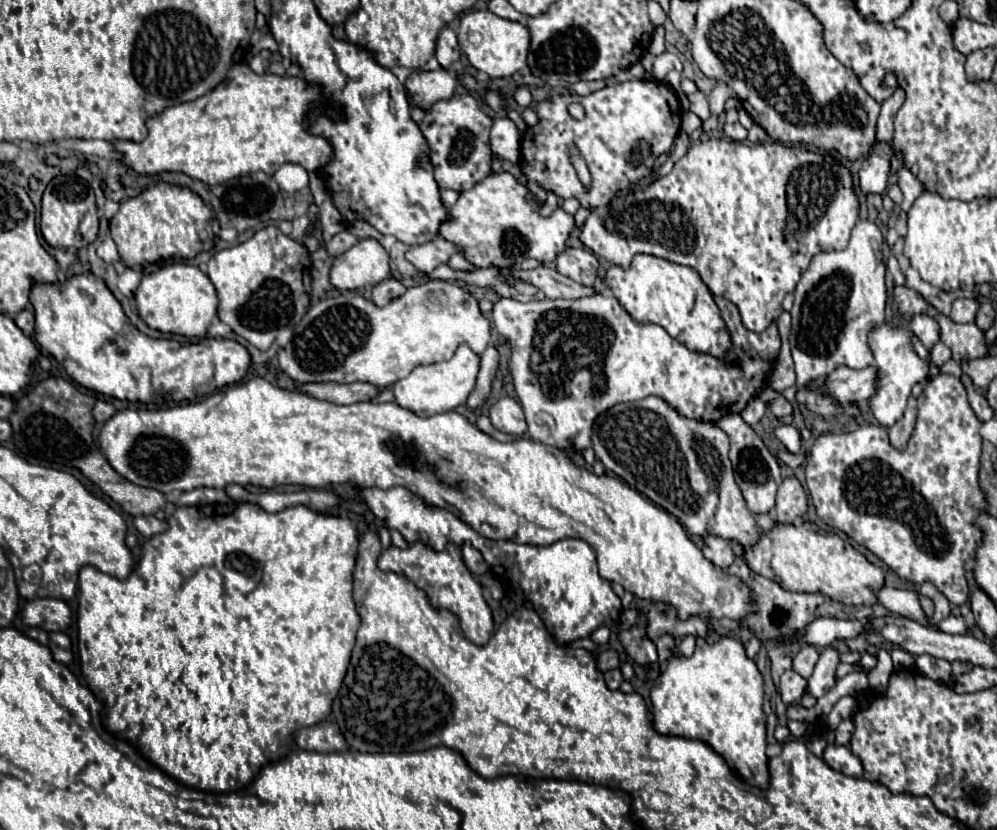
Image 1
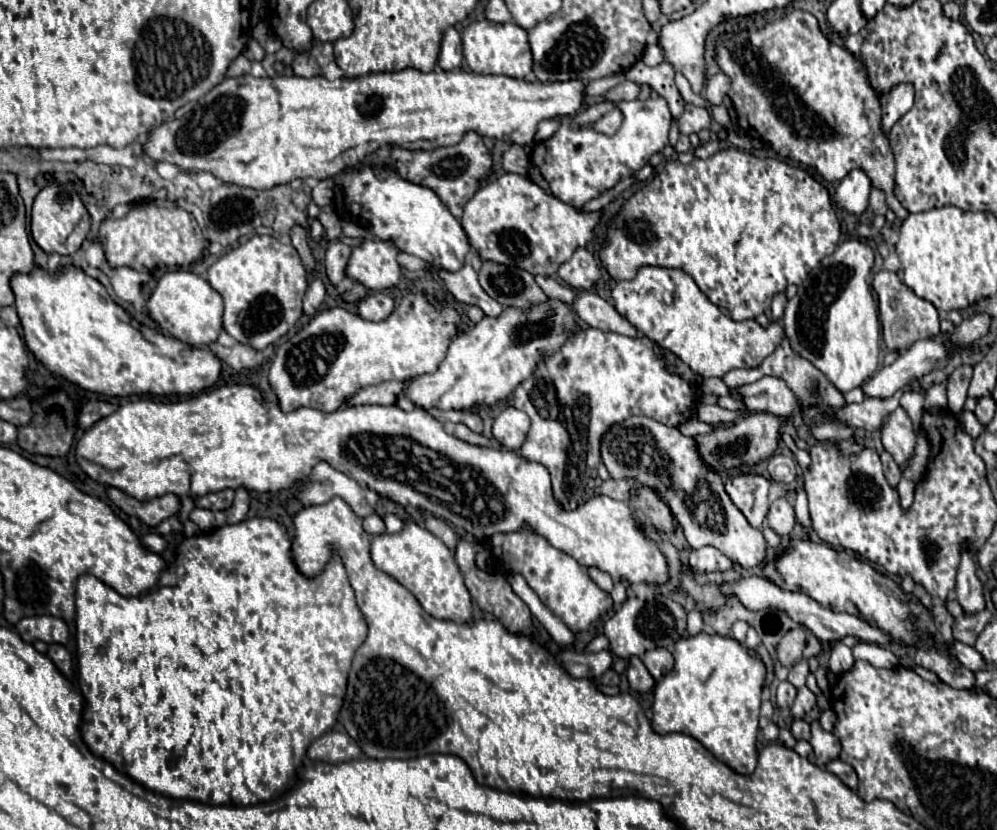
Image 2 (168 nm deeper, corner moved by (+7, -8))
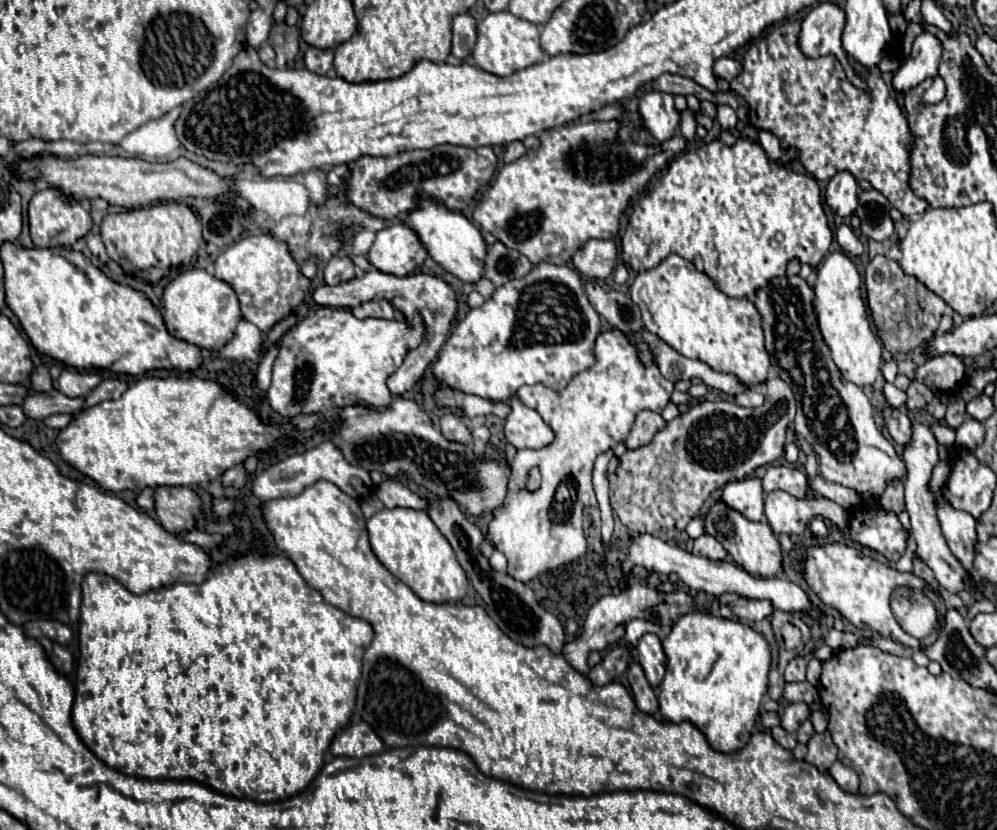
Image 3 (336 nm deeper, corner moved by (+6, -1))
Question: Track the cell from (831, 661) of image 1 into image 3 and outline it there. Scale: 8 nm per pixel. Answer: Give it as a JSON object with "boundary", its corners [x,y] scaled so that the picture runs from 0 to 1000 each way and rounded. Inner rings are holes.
{"boundary":[[[791,848],[783,863],[783,877],[787,877],[791,884],[797,884],[799,877],[803,875],[803,870],[807,870],[811,865],[813,855],[809,848]]]}

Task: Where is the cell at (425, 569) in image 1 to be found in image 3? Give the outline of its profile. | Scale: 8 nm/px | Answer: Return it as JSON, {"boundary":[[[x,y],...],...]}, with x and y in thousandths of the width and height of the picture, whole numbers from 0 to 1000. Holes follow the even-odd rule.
{"boundary":[[[384,612],[368,627],[368,641],[380,677],[406,701],[422,723],[458,725],[468,716],[466,687],[460,682],[454,660],[428,617],[414,612]]]}

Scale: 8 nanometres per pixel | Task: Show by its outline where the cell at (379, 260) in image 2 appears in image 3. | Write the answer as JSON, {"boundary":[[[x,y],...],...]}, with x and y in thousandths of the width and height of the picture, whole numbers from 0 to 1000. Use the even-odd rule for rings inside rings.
{"boundary":[[[396,267],[378,280],[370,301],[370,316],[388,330],[408,333],[424,320],[428,301],[416,277],[406,267]]]}

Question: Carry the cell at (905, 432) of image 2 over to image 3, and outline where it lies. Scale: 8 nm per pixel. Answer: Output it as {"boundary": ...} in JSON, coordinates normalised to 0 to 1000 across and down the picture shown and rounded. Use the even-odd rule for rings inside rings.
{"boundary":[[[916,511],[916,533],[912,540],[906,542],[906,557],[910,561],[910,576],[908,576],[908,607],[910,607],[910,619],[914,624],[914,639],[918,643],[918,651],[920,651],[920,670],[936,687],[940,701],[950,708],[952,713],[956,716],[962,716],[966,711],[972,711],[972,708],[978,708],[978,711],[984,711],[984,701],[980,701],[976,696],[976,692],[972,692],[964,677],[954,667],[946,643],[944,643],[944,636],[942,636],[942,627],[940,627],[940,614],[938,614],[938,598],[932,588],[932,576],[934,576],[934,566],[938,564],[938,559],[942,557],[942,549],[940,549],[940,540],[942,540],[942,533],[940,528],[936,525],[936,520],[932,518],[932,513],[926,513],[926,511]]]}

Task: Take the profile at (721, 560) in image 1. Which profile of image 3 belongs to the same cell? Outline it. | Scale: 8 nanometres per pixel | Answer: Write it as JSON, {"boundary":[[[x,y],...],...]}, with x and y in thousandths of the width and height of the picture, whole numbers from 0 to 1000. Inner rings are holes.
{"boundary":[[[705,643],[697,651],[695,667],[701,667],[701,670],[713,672],[713,675],[727,675],[729,672],[729,663],[711,643]]]}

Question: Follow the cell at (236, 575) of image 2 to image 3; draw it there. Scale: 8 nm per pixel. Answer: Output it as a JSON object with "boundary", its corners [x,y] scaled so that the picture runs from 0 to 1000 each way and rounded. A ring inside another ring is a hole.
{"boundary":[[[250,665],[248,670],[240,670],[236,675],[230,675],[228,680],[216,682],[208,699],[204,704],[174,704],[170,708],[161,708],[161,711],[151,711],[145,713],[141,718],[135,716],[127,716],[125,706],[119,704],[115,696],[107,694],[107,692],[87,692],[83,699],[83,725],[81,725],[81,745],[79,745],[79,802],[77,802],[77,822],[75,822],[75,846],[73,846],[73,875],[77,880],[77,884],[81,887],[81,892],[85,894],[85,899],[95,906],[95,911],[99,916],[103,916],[107,923],[129,933],[129,935],[137,935],[137,937],[149,937],[149,940],[196,940],[200,945],[206,945],[218,954],[224,954],[228,959],[234,961],[248,961],[248,964],[256,964],[256,966],[278,966],[278,964],[286,964],[292,961],[292,957],[300,957],[300,952],[306,952],[310,947],[310,942],[316,937],[316,933],[320,933],[322,923],[324,923],[324,908],[332,896],[332,889],[338,884],[338,880],[342,880],[344,875],[348,875],[352,858],[356,853],[356,831],[360,824],[360,812],[362,812],[362,793],[366,781],[372,776],[374,771],[374,757],[370,749],[362,747],[362,745],[354,745],[350,740],[346,740],[344,735],[328,728],[328,725],[316,725],[314,720],[316,711],[312,706],[308,706],[308,701],[302,696],[302,692],[298,689],[298,684],[294,682],[294,677],[290,672],[284,670],[264,670],[258,665]]]}

